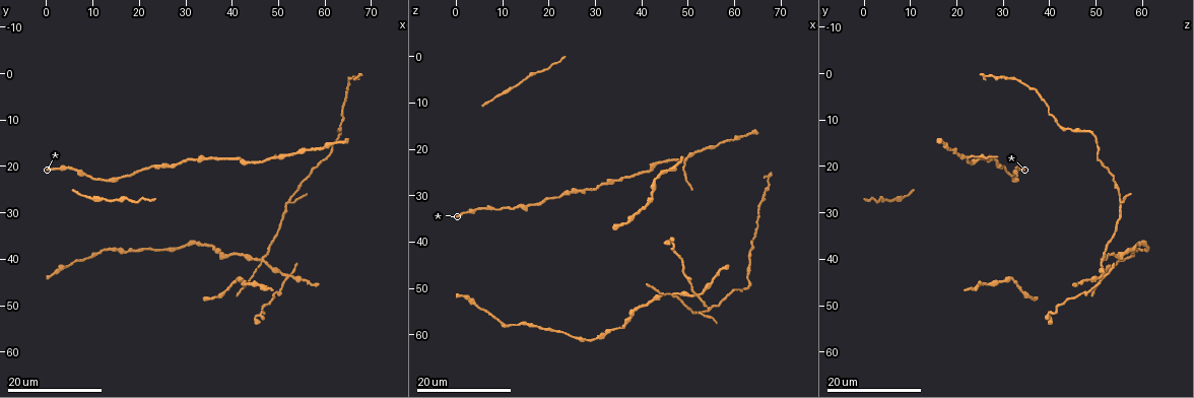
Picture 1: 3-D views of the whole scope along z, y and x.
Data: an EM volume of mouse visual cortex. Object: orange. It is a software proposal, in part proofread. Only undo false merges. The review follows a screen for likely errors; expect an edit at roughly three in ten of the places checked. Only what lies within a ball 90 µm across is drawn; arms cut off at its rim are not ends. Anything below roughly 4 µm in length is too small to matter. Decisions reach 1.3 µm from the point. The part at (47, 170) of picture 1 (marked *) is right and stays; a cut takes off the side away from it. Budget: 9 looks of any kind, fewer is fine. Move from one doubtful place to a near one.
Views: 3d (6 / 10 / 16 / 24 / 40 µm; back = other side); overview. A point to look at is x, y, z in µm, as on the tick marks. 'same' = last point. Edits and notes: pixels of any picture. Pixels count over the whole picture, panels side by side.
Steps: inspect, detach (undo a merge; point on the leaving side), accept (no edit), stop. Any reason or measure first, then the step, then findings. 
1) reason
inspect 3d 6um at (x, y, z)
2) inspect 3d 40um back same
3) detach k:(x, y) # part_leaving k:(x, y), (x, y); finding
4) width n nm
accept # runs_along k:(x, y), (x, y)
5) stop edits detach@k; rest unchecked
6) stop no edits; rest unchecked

calibre changes
inspect 3d 16um at (34.5, 18.0, 26.5)

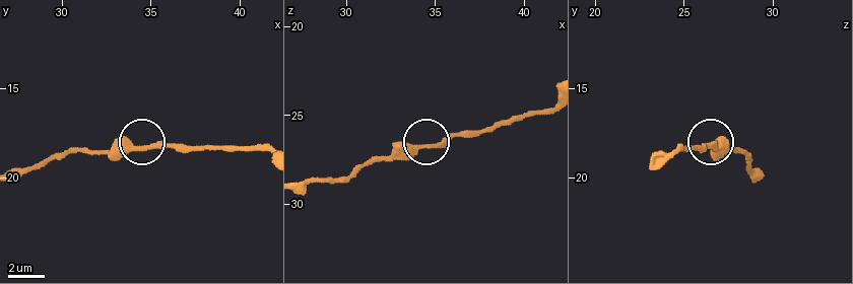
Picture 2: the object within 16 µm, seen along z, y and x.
inspect 3d 10um at (34.5, 18.3, 26.8)

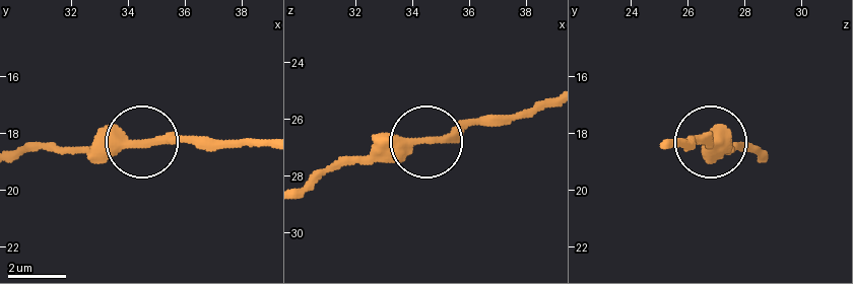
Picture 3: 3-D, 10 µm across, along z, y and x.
accept # runs_along 3:(762, 161), (744, 149), (685, 142); all the same cell

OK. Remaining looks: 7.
three arms meet
inspect 3d 16um at (49.5, 17.5, 23.0)

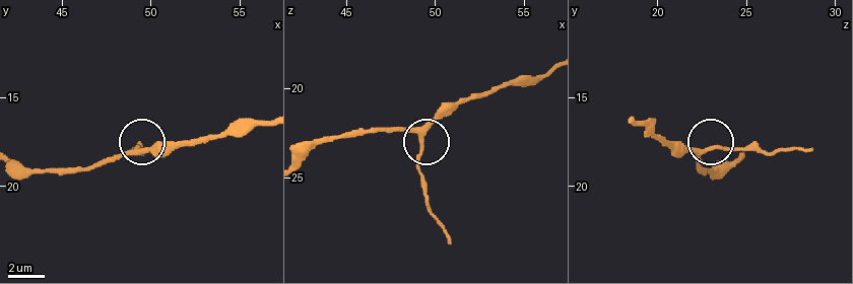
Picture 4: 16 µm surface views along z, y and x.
inspect 3d 10um at (49.2, 18.1, 22.8)

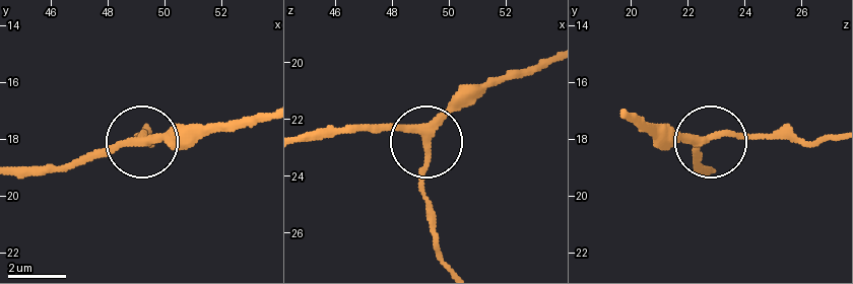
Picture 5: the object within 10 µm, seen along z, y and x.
width 240 nm
accept # runs_along 5:(305, 141), (413, 129), (429, 148), (429, 219); one cell here

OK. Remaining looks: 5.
four or more arms meet
inspect 3d 16um at (52.0, 43.5, 51.5)

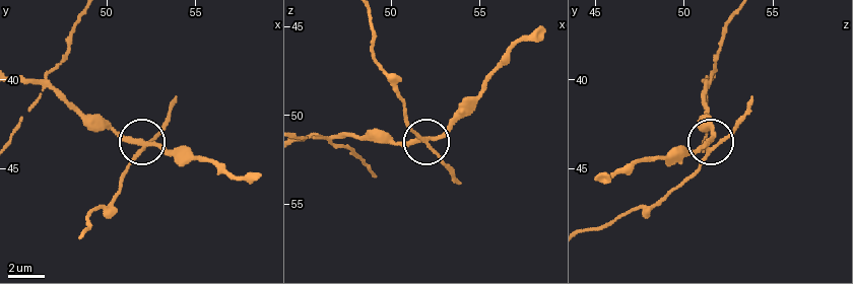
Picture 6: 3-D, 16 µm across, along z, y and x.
zoom in
inspect 3d 10um at (51.7, 44.0, 51.3)

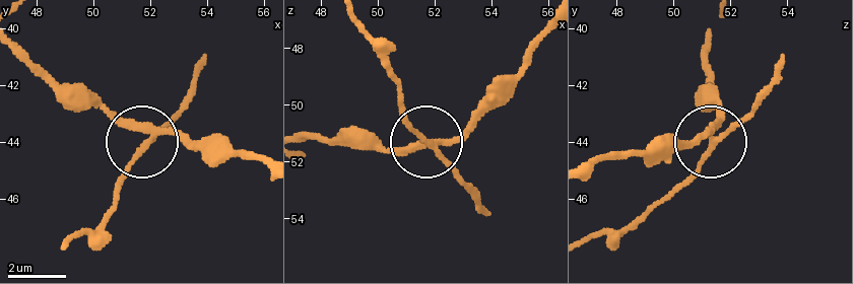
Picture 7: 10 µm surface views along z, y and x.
side_arm 10 um; arms 4
detach 7:(170, 119) # two cells meet here

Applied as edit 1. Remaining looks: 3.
stop edits detach@7; rest unchecked

